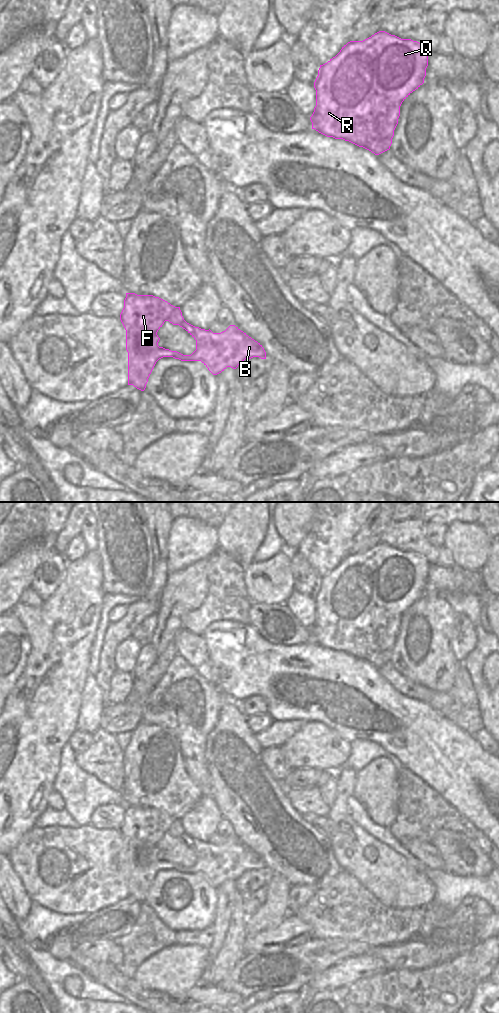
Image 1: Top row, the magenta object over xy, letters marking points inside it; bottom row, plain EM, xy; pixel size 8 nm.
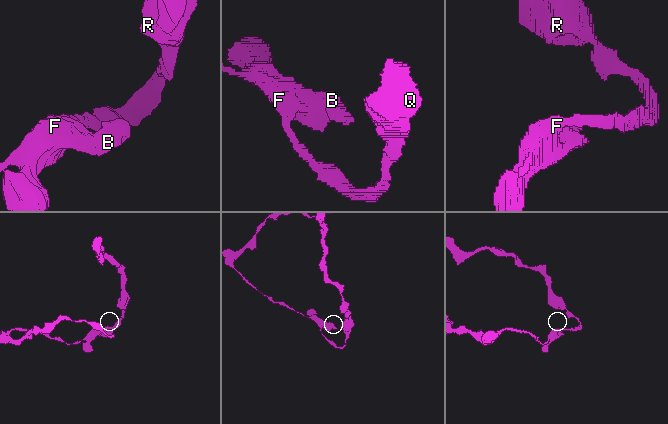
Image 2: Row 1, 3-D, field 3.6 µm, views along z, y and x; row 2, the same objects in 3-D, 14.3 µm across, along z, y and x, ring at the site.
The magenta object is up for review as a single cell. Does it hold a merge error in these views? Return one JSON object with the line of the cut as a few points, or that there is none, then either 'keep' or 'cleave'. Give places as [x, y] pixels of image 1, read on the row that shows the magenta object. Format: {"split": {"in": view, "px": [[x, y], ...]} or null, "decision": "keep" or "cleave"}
{"split": null, "decision": "keep"}

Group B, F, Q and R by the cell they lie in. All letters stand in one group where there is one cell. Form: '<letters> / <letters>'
B F Q R

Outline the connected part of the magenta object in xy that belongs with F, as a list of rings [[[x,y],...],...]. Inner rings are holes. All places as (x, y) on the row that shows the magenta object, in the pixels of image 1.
[[[126,293],[120,320],[126,330],[128,385],[141,391],[156,362],[163,357],[201,361],[213,375],[227,367],[236,369],[245,359],[266,359],[262,345],[235,325],[221,333],[195,327],[184,320],[180,307],[153,295]],[[165,321],[179,325],[196,340],[196,350],[191,355],[158,346],[157,332]]]

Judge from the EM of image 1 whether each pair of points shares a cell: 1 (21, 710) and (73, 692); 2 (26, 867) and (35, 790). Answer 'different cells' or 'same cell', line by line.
1: same cell
2: different cells

